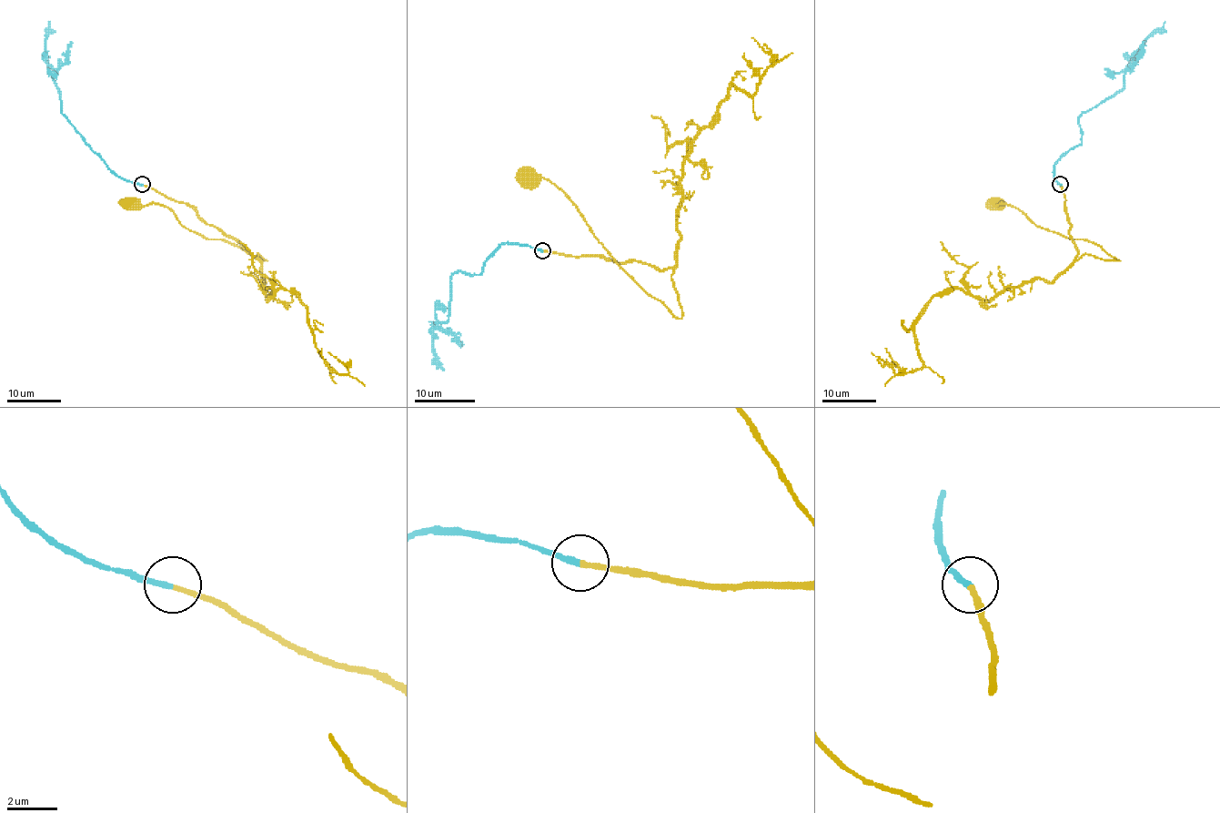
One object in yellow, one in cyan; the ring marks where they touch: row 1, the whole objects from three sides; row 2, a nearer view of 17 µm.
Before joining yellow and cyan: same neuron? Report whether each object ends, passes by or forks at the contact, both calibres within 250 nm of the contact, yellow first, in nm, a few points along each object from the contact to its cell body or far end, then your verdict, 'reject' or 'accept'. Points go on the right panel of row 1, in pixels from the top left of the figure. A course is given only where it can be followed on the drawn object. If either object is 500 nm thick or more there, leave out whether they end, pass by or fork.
yellow ends | cyan ends | 180/220 nm | yellow via (1060, 184), (1076, 258), (1091, 254), (1121, 260), (1091, 242), (1048, 231), (1014, 207), (993, 206), (994, 201) | cyan via (1060, 184), (1054, 178), (1053, 167), (1082, 142), (1079, 116), (1123, 87), (1123, 76), (1131, 55), (1164, 21) | accept

